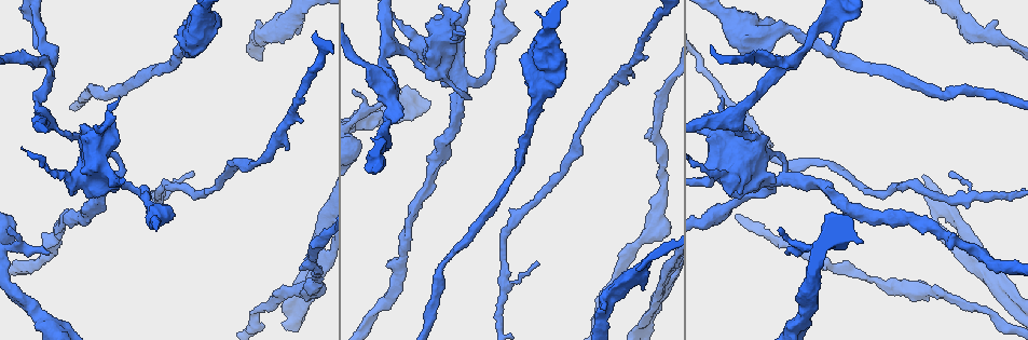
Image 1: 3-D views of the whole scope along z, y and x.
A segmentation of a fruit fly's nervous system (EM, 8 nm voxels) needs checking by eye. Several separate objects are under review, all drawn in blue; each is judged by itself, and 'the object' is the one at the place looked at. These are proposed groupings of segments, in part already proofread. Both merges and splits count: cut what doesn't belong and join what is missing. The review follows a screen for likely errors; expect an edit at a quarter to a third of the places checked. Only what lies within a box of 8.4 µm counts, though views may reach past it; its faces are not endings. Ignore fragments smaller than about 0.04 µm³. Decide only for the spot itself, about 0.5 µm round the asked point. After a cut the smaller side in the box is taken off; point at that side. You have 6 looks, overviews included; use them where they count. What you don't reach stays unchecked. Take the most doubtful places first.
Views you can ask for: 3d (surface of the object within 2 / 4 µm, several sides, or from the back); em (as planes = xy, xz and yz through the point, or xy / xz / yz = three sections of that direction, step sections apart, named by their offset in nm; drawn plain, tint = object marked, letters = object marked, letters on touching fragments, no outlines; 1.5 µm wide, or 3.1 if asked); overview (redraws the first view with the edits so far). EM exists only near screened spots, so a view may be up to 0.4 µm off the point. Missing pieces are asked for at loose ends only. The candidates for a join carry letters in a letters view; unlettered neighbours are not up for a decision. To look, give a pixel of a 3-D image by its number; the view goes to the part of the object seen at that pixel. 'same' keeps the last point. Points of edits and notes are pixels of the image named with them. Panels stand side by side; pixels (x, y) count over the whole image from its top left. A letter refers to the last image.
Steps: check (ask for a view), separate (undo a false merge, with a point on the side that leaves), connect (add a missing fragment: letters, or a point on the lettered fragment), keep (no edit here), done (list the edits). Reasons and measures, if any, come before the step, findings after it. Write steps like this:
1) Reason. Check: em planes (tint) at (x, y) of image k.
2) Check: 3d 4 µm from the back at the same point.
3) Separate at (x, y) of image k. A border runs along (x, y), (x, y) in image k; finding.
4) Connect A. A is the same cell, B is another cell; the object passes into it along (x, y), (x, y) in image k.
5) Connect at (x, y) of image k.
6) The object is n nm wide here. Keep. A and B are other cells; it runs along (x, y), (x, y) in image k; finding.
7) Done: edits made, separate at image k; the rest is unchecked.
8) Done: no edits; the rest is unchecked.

Thin end. Check: em planes (letters) at (49, 253) of image 1.

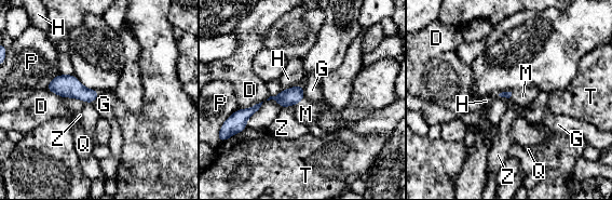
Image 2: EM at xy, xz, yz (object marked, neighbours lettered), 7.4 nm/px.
Connect M. M is the same cell, D, G, H, P, Q, T and Z are other cells; the object passes into it along (291, 96), (298, 102), (306, 111) in image 2; it goes on there.

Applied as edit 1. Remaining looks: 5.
An open end. Check: em xz step 4 (plain) at (300, 277) of image 1.

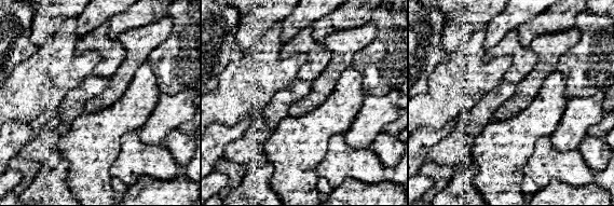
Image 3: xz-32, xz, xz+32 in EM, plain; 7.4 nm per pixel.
Check: em xz step 4 (letters) at the same point.

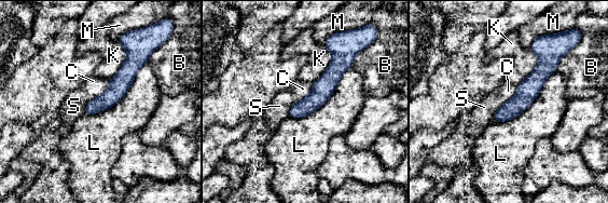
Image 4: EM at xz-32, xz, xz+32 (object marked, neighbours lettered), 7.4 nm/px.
Keep. B, C, K, L, M and S are other cells; a border runs along (147, 62), (118, 102), (84, 114) in image 4; none of them fits.

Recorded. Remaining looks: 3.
Check: 3d 4 µm at (796, 33) of image 1.

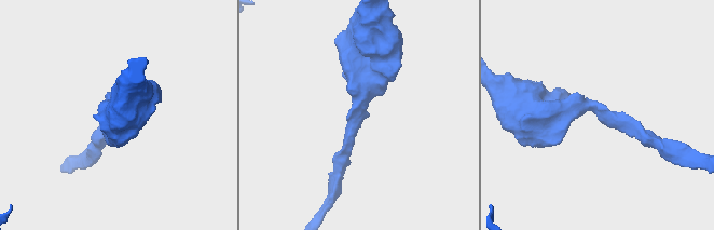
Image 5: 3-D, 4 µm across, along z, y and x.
The arms are 200, 440 nm wide; shape alone is not enough. Check: em yz step 4 (tint) at (359, 112) of image 5.

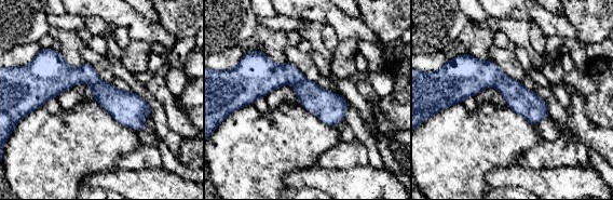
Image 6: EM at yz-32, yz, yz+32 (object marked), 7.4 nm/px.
See the neighbours. Check: em yz step 4 (letters) at the same point.

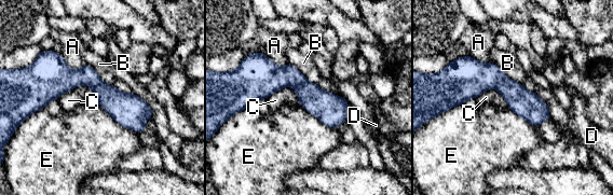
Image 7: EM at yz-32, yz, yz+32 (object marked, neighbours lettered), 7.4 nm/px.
Keep. A, B, C, D and E are other cells; it runs along (37, 97), (91, 79), (149, 114) in image 7; continuous, no second neuron.

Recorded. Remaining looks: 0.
Done: edits made, connect at image 2; the rest is unchecked.

